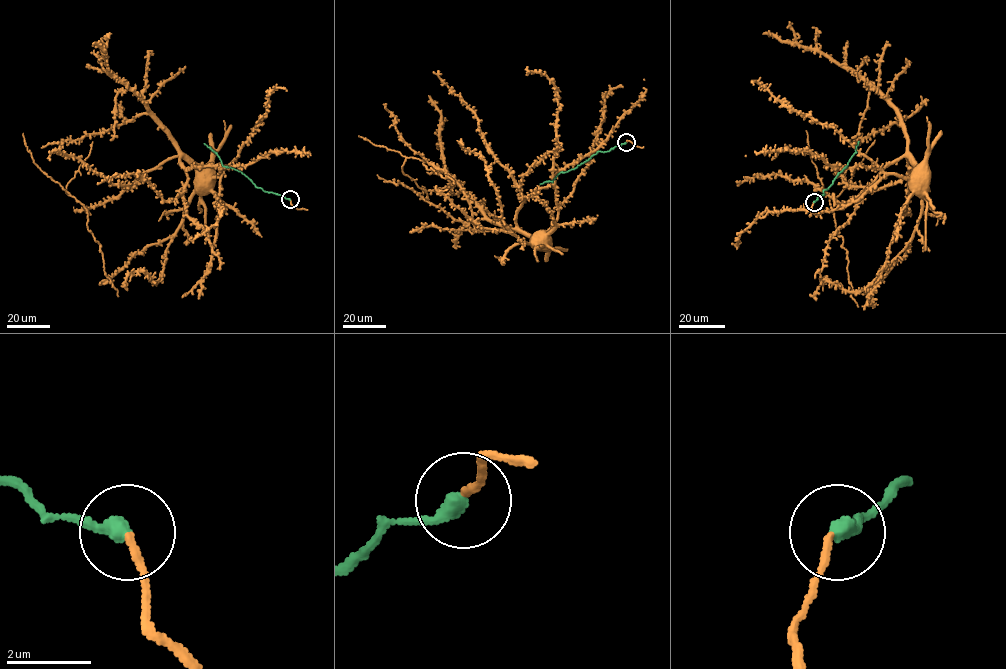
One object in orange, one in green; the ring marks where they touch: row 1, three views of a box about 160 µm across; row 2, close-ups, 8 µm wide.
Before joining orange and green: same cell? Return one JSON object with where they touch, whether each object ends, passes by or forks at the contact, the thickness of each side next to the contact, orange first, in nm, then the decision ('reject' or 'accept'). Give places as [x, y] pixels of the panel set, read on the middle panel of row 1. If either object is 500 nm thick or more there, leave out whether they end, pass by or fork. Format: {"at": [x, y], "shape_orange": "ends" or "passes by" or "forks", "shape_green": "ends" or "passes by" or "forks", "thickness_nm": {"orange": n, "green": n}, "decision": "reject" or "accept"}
{"at": [626, 142], "shape_orange": "ends", "shape_green": "ends", "thickness_nm": {"orange": 180, "green": 380}, "decision": "accept"}

